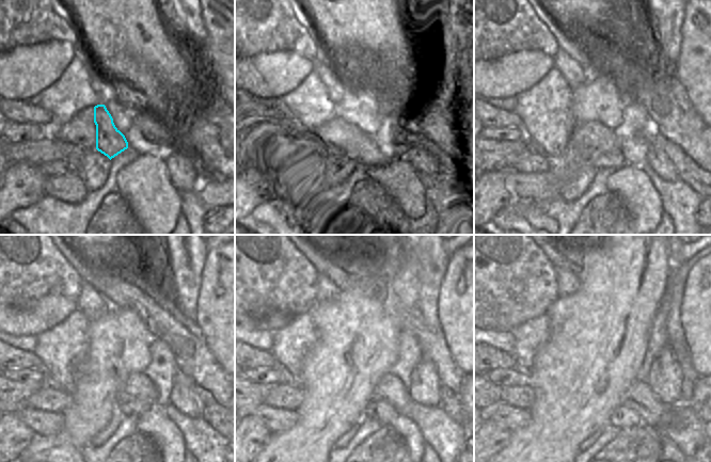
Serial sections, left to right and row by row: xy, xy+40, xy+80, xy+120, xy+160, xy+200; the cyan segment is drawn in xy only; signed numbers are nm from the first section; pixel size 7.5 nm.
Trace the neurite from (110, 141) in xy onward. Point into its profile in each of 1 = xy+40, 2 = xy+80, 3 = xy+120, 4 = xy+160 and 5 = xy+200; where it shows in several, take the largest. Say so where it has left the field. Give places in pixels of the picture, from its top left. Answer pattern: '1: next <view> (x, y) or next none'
1: next xy+40 (358, 147)
2: next xy+80 (593, 143)
3: next xy+120 (137, 394)
4: next xy+160 (390, 395)
5: next xy+200 (642, 404)

